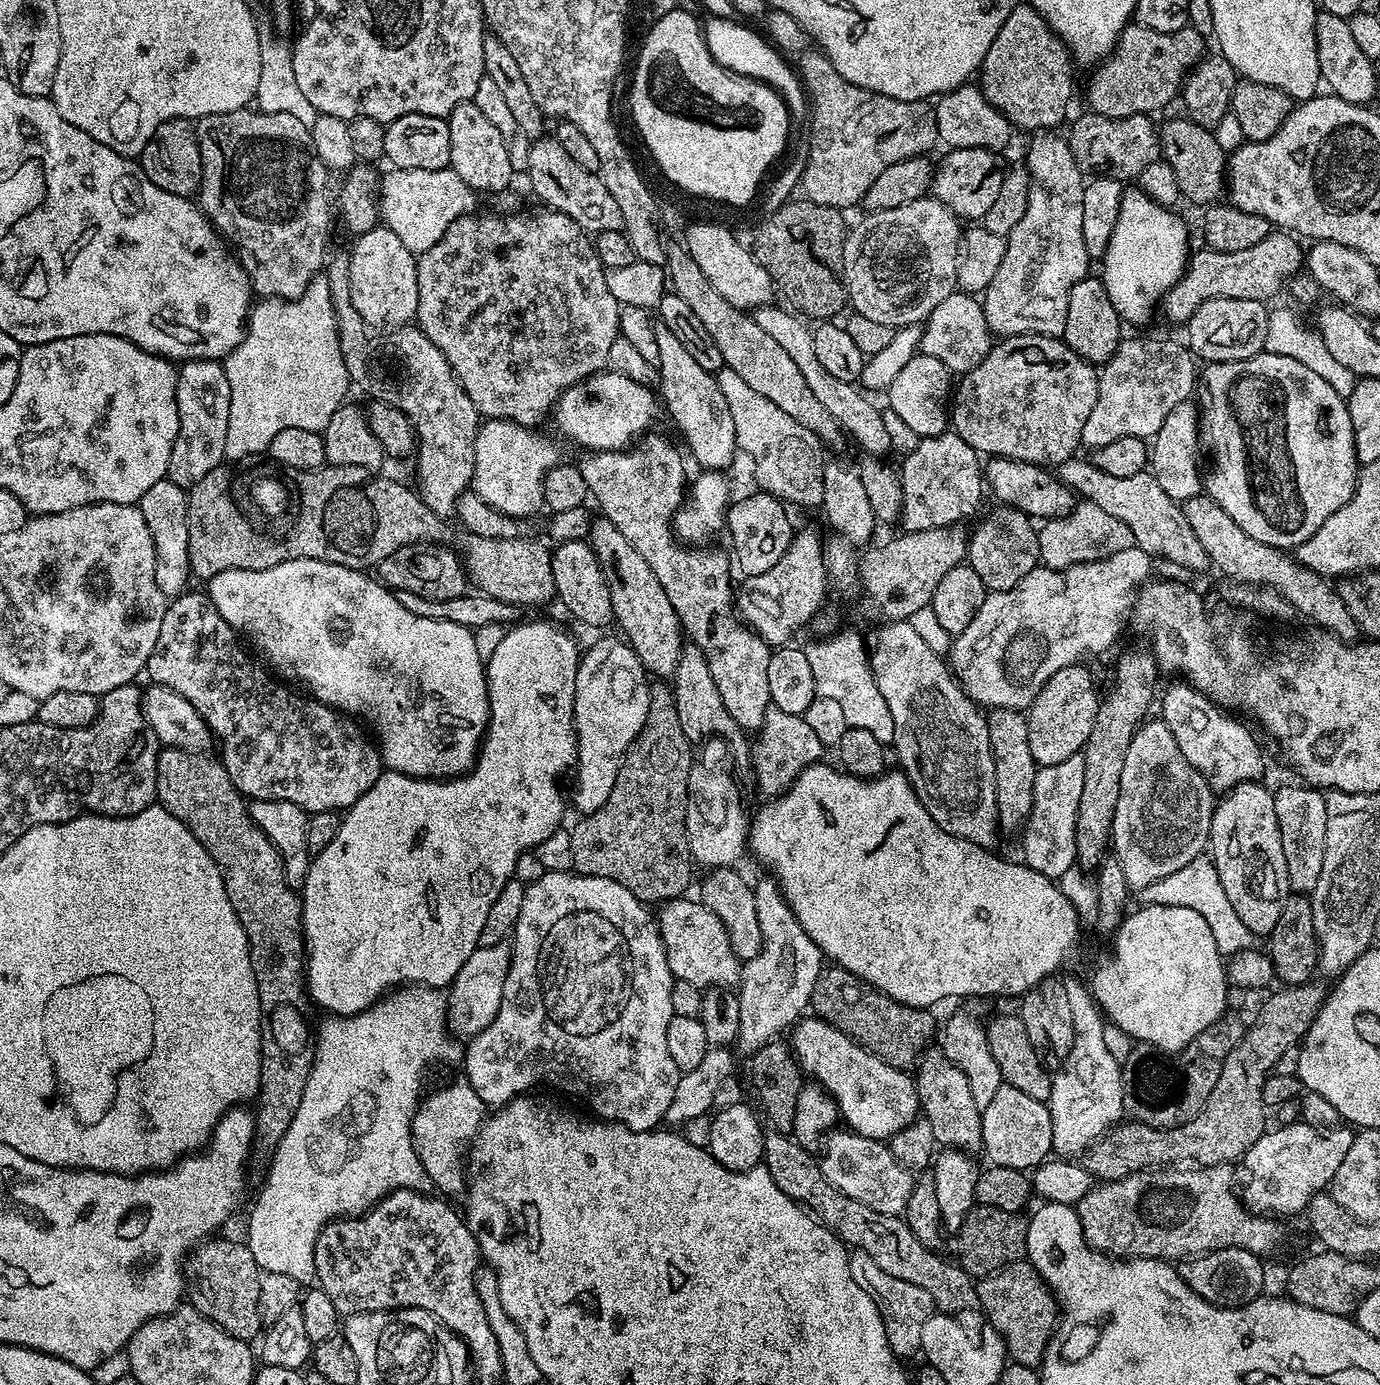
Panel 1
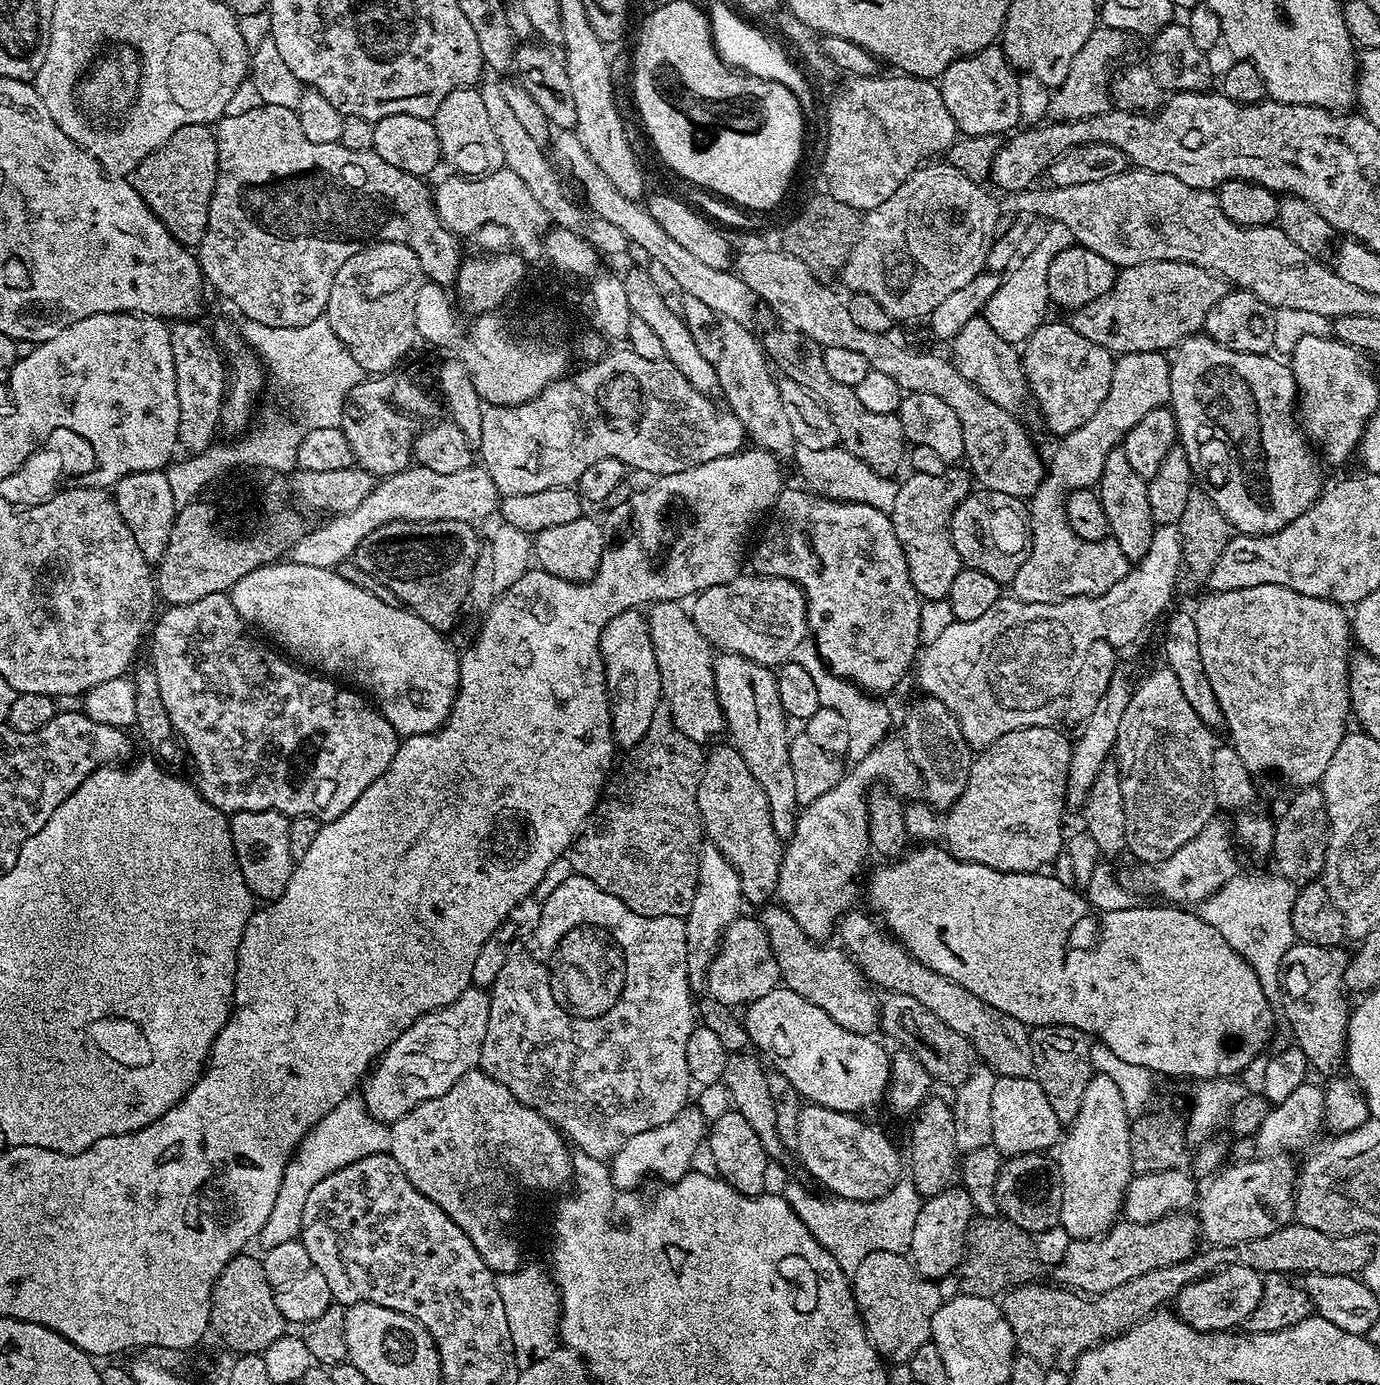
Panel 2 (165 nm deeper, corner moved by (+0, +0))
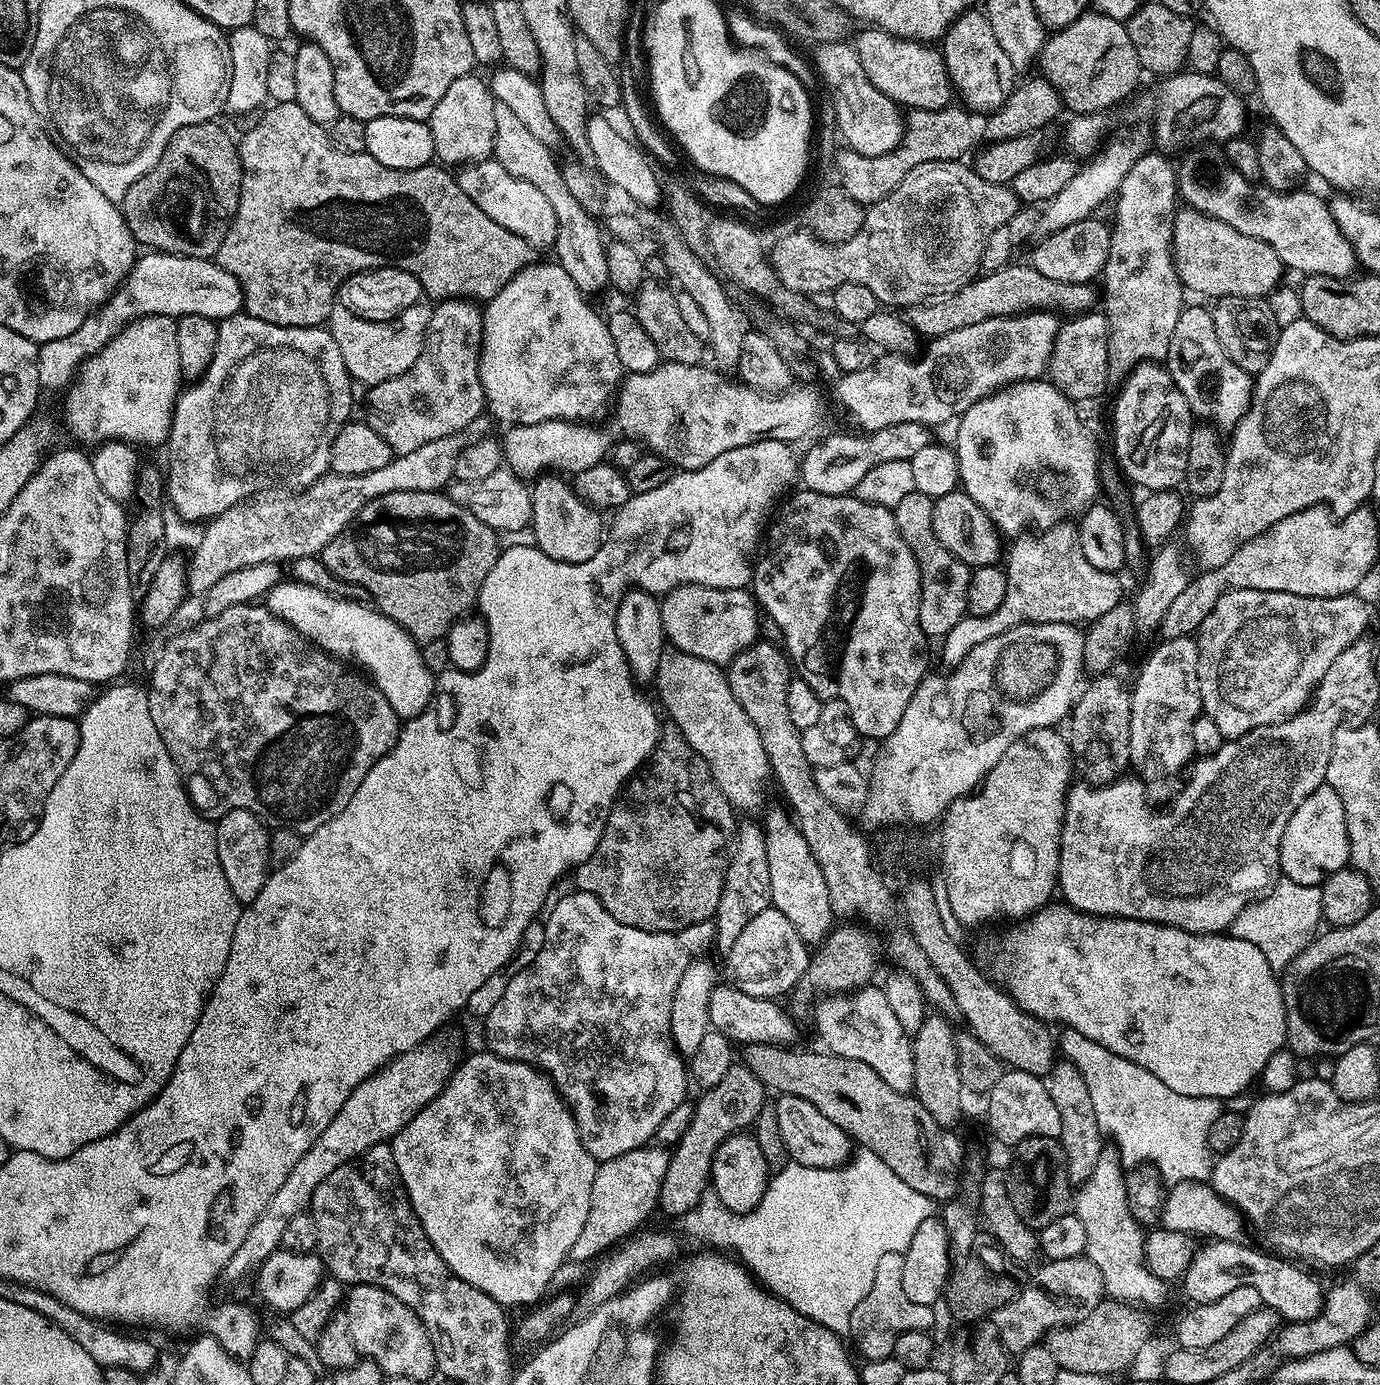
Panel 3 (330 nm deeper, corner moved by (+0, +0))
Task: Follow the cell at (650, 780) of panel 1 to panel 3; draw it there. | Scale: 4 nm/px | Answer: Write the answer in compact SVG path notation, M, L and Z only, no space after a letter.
M665 723L660 733L660 740L656 743L656 749L649 756L647 764L644 765L639 775L624 785L616 803L608 809L604 829L602 830L602 838L594 850L594 854L590 854L590 858L586 858L586 862L582 862L574 869L574 877L576 876L575 887L579 891L594 894L598 898L598 902L602 902L604 909L614 918L618 918L618 922L622 922L626 926L634 926L638 930L677 932L686 926L709 923L715 917L718 902L722 898L722 886L726 878L728 858L730 849L734 844L737 827L738 816L734 811L734 805L724 797L722 790L718 790L716 779L712 777L712 771L708 769L708 763L692 749L690 742L686 742L684 733L679 732L675 724Z

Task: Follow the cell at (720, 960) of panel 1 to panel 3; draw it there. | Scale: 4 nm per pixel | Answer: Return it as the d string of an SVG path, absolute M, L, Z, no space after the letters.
M770 906L754 917L754 922L749 922L743 928L742 934L738 934L734 946L730 946L723 959L724 968L728 971L726 980L731 987L742 990L742 994L776 1000L780 996L787 997L803 978L808 969L810 948L798 930L790 926L790 918Z

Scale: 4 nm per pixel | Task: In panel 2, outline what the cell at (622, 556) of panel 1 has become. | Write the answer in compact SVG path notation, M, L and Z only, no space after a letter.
M659 600L651 605L646 612L648 629L652 635L654 658L658 658L660 667L662 698L671 711L673 722L678 730L686 734L686 738L690 738L695 744L708 746L725 735L724 711L718 704L718 694L714 686L714 670L710 655L708 656L710 645L701 636L698 626L684 606L683 603L666 600Z

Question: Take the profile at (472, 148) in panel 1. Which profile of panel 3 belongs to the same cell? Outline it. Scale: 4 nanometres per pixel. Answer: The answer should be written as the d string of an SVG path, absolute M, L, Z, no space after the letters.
M476 74L457 78L446 89L446 94L438 98L438 106L434 106L426 121L430 126L430 134L434 134L435 159L444 166L467 166L477 164L479 160L489 159L493 155L496 133L496 104L487 79L479 80Z

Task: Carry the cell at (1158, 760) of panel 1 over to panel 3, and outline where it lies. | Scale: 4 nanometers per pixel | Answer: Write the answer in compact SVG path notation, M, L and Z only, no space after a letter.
M1183 636L1182 638L1174 638L1173 640L1161 639L1159 643L1160 645L1145 658L1144 665L1141 666L1140 673L1136 676L1136 685L1133 683L1130 688L1132 705L1130 706L1130 758L1128 762L1131 771L1148 786L1152 786L1152 784L1164 784L1167 780L1174 779L1180 771L1181 775L1193 763L1195 748L1191 737L1191 730L1194 727L1195 720L1202 714L1204 707L1204 703L1200 697L1200 687L1198 686L1198 646L1195 639L1192 636Z

